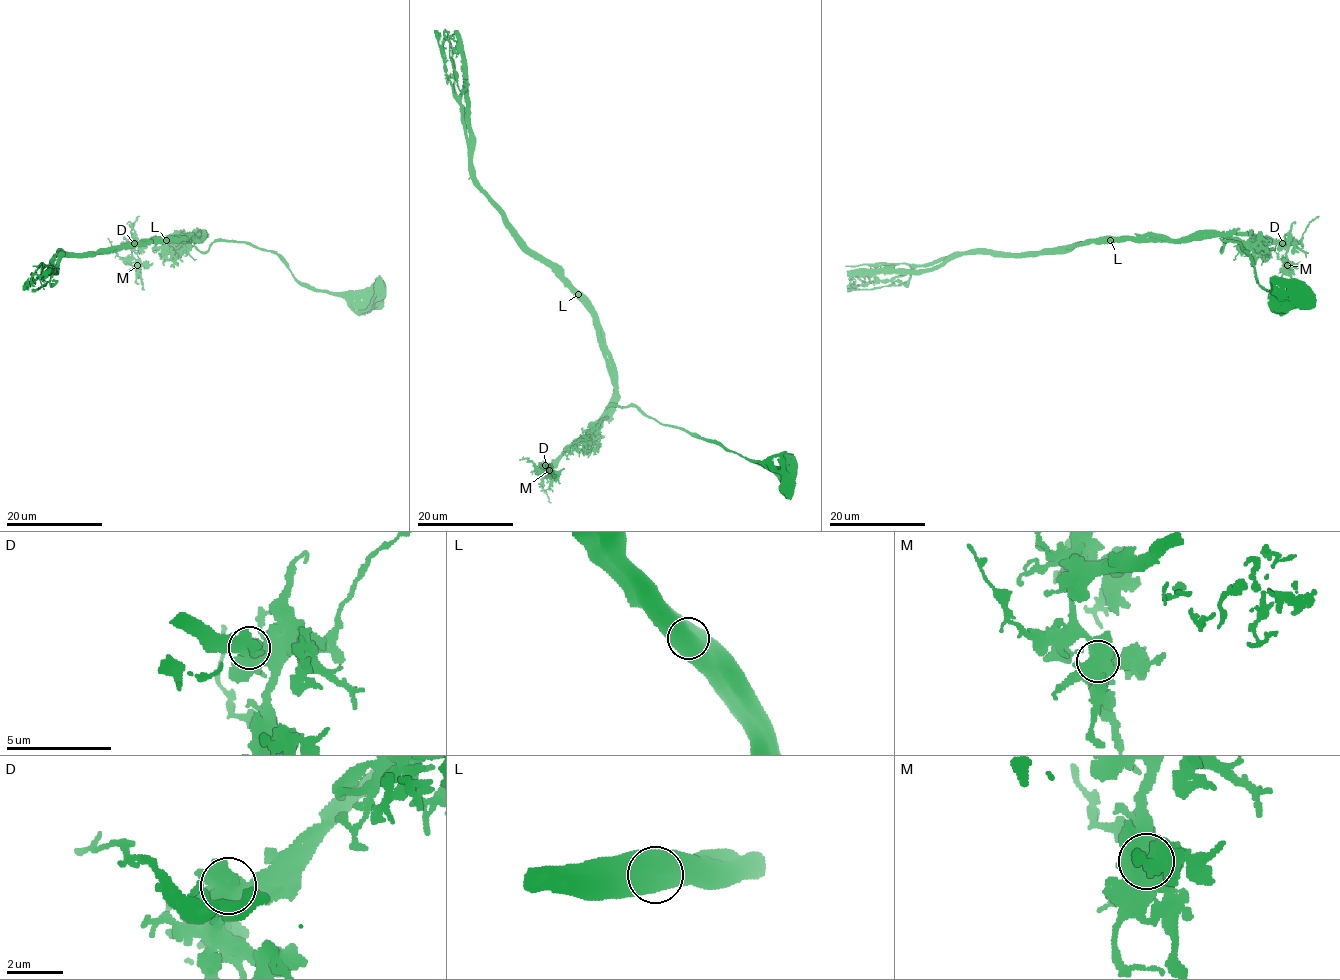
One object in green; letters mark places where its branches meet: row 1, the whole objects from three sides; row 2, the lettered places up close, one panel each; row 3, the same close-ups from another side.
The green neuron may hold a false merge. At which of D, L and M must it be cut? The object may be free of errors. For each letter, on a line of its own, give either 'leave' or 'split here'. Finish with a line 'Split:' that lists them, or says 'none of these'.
D: leave
L: split here
M: leave
Split: L

